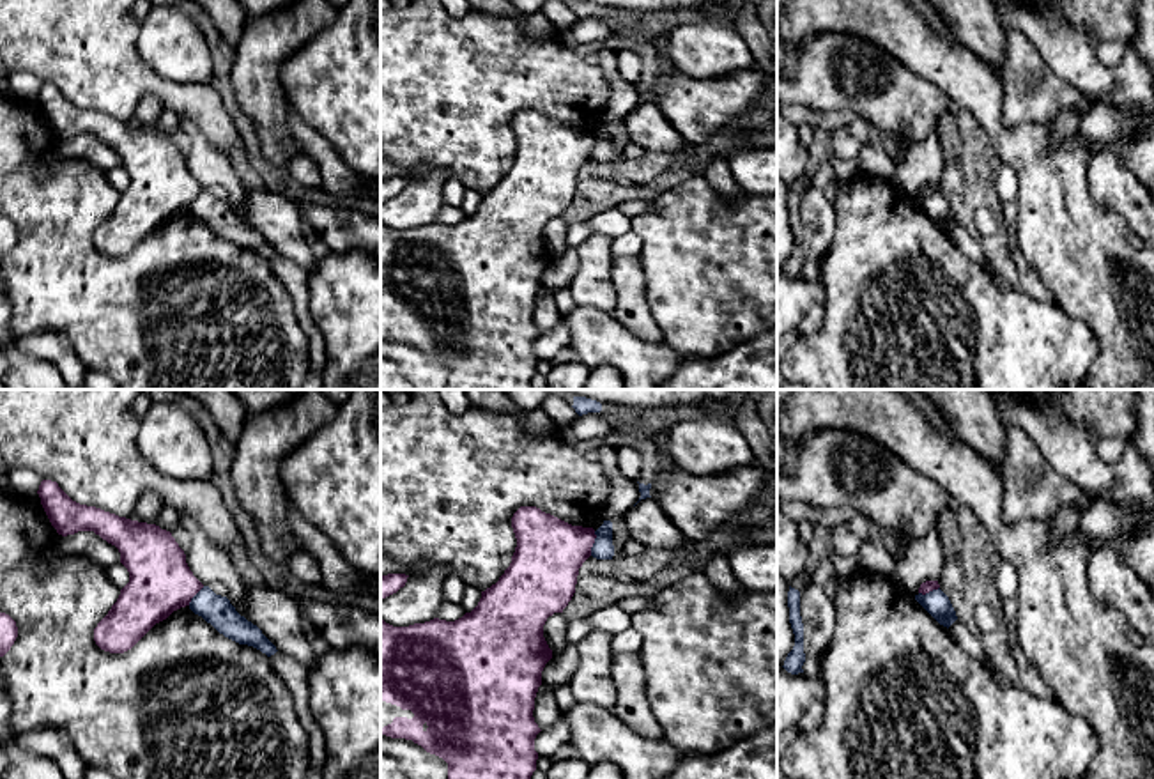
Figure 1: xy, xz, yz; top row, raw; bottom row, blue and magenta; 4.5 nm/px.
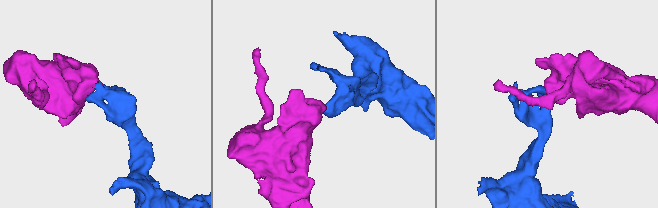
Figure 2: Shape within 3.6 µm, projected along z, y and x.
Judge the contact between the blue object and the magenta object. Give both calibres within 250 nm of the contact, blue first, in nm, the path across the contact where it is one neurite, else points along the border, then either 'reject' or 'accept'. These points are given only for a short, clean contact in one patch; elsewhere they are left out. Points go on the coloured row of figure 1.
100 nm thick on the blue side, 300 nm on the other; border along xz (595, 532), (590, 555); reject

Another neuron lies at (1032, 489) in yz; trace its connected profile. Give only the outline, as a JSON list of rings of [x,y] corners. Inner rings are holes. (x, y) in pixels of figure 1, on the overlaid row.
[[[1014,425],[1007,427],[1002,476],[1005,524],[1051,519],[1064,506],[1090,508],[1083,490],[1057,473],[1028,434]]]

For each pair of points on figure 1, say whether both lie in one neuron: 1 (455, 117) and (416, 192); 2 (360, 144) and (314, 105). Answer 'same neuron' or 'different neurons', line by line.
1: different neurons
2: same neuron

